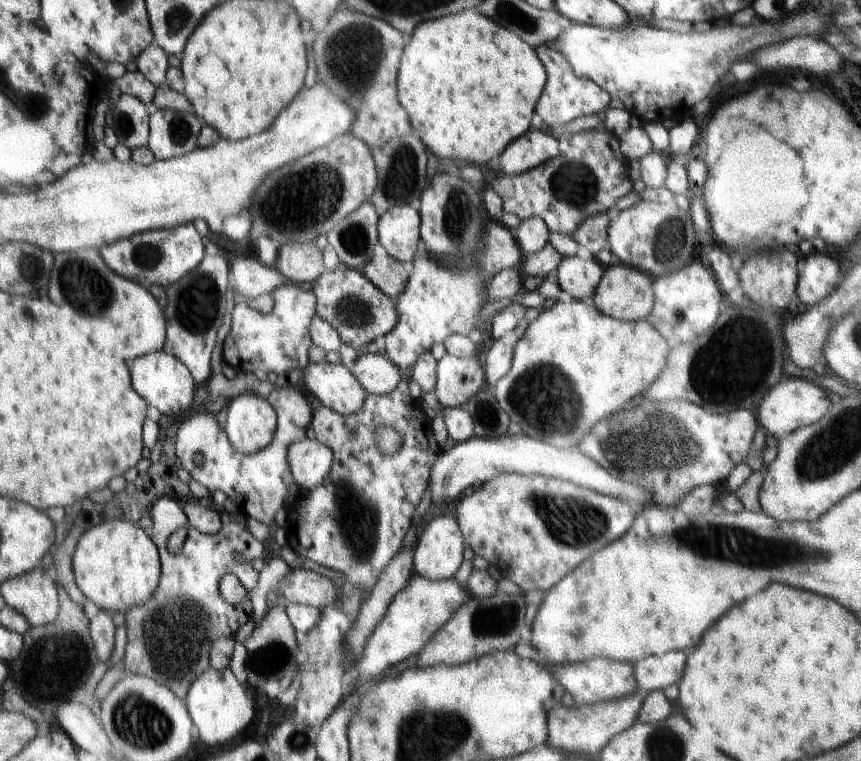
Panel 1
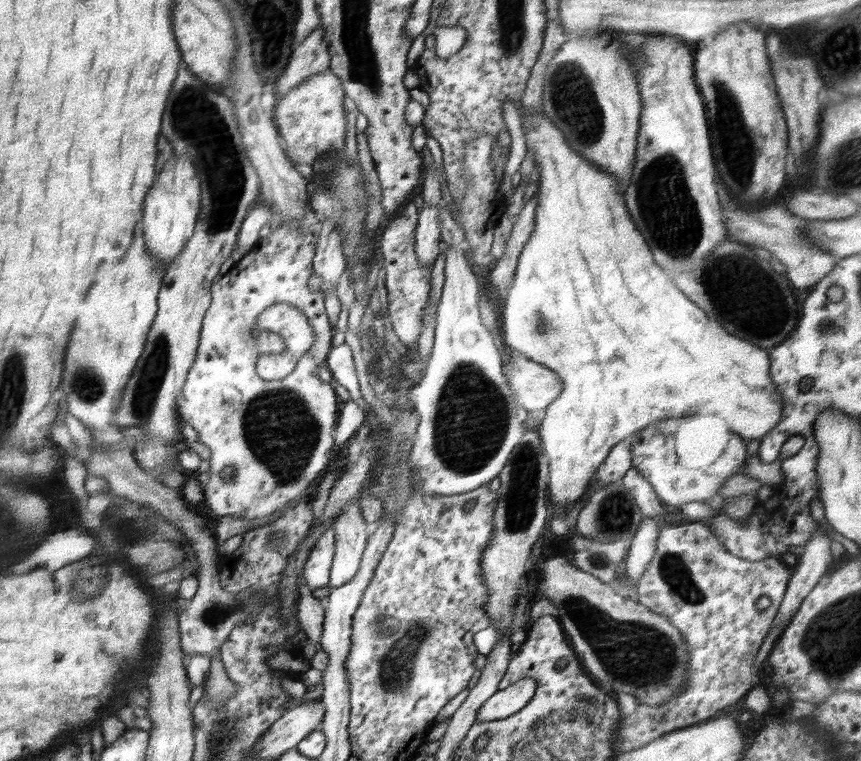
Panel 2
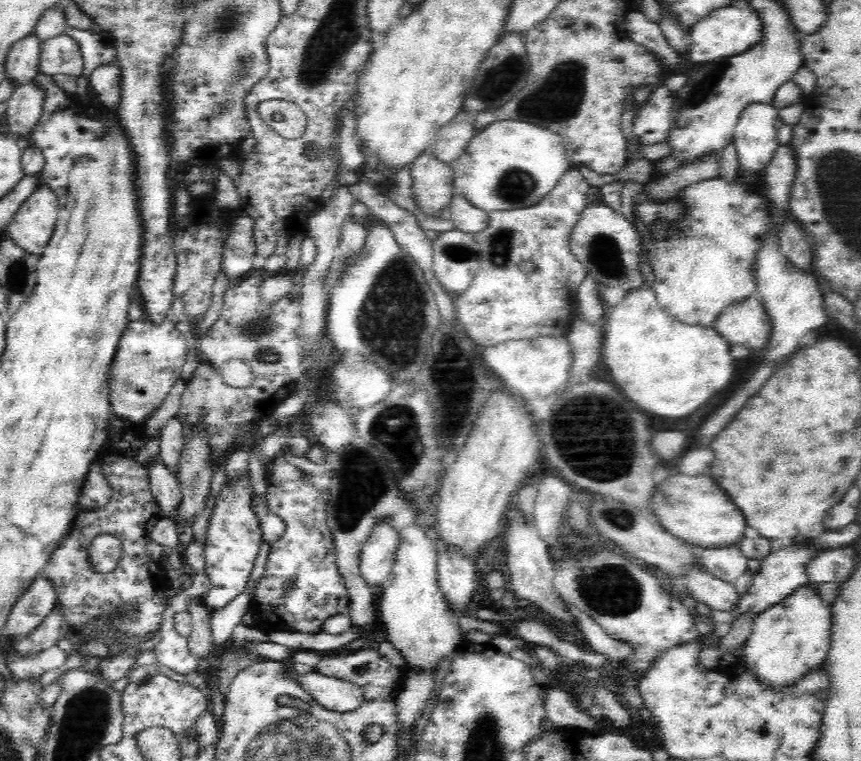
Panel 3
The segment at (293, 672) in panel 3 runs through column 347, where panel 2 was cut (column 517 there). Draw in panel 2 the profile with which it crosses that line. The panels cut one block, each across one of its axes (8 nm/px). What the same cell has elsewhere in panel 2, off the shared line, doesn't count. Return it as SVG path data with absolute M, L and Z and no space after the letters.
M521 678L513 682L511 686L497 690L487 702L479 708L477 722L481 720L499 720L499 718L509 718L511 714L523 710L527 702L533 698L537 690L537 680L535 678Z

